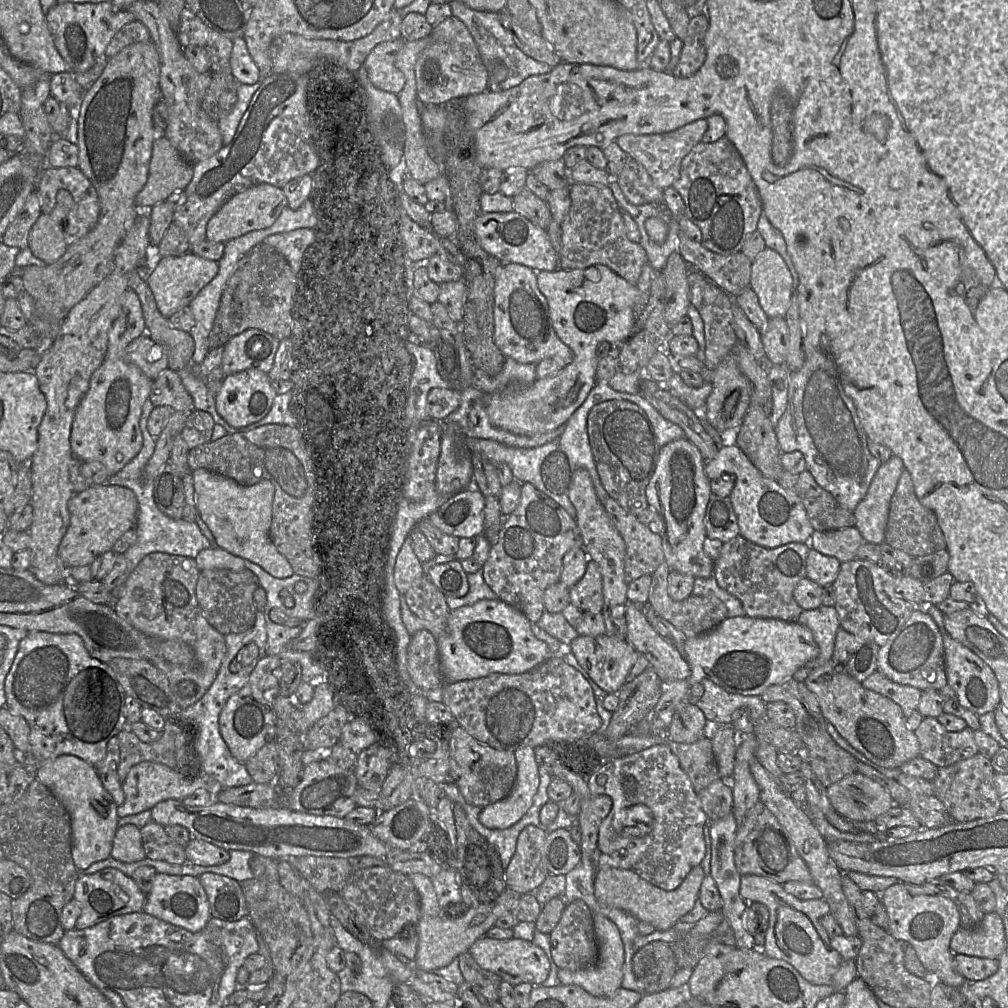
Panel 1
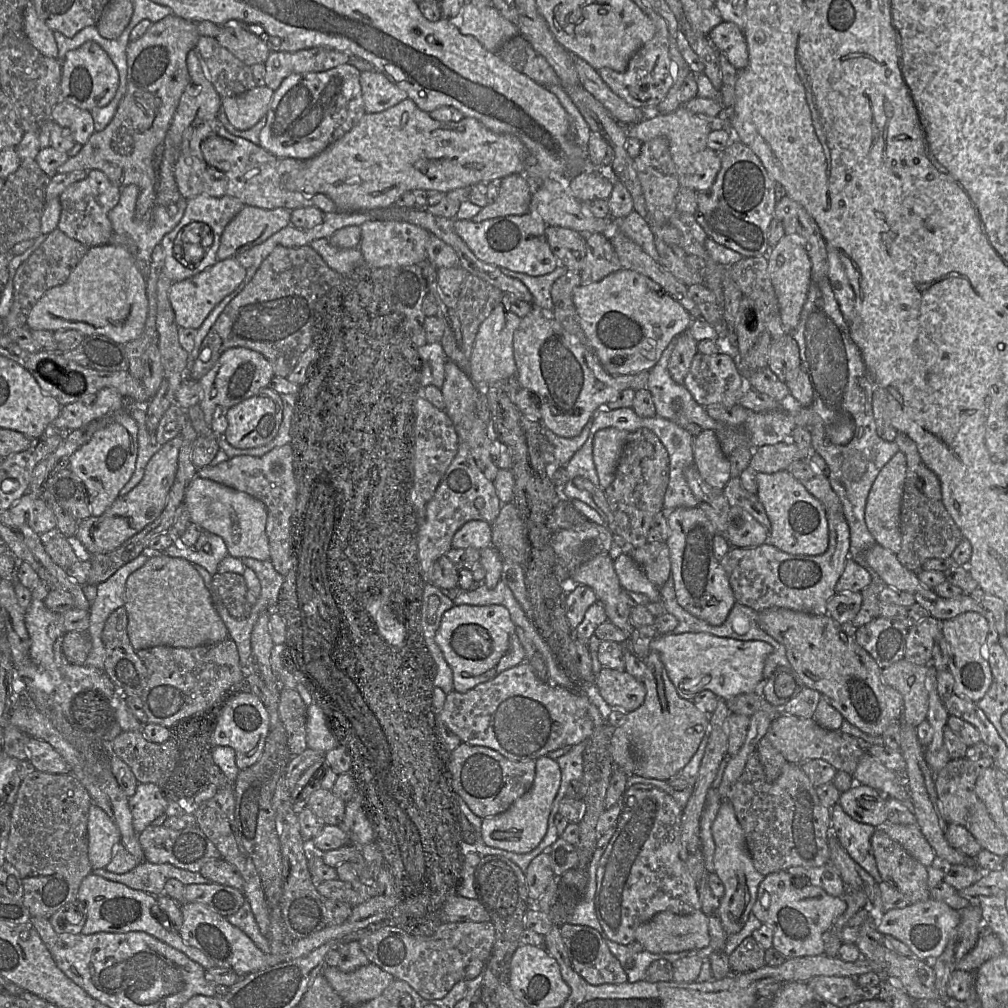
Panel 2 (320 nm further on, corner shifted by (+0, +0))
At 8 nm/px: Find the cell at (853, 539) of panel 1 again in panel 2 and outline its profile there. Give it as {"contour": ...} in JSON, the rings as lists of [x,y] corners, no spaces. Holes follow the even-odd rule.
{"contour":[[[967,611],[940,623],[947,642],[948,669],[954,678],[953,693],[976,703],[984,697],[993,682],[986,655],[987,621],[981,614]]]}

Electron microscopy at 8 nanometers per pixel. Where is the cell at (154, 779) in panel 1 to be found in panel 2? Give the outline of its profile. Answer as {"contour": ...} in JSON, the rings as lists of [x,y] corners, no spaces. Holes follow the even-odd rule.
{"contour":[[[138,783],[135,794],[128,799],[134,830],[140,834],[165,813],[168,804],[161,787],[152,783]]]}

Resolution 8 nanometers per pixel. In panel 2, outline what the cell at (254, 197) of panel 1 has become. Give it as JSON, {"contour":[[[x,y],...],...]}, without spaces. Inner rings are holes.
{"contour":[[[245,205],[221,235],[218,261],[249,251],[289,224],[291,210]]]}

